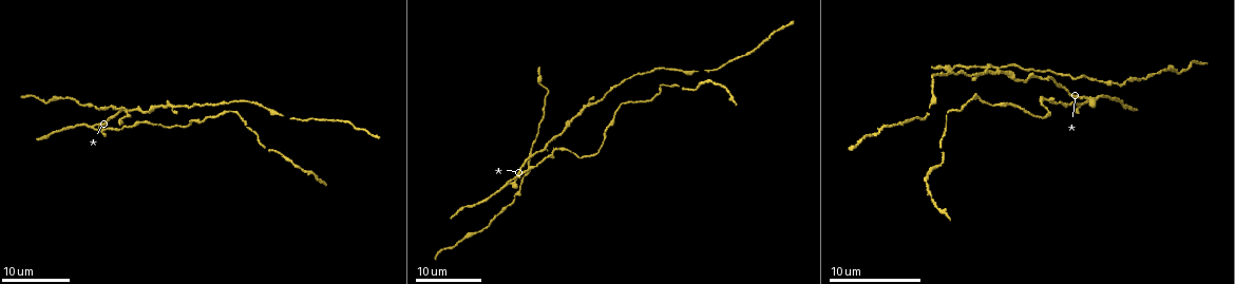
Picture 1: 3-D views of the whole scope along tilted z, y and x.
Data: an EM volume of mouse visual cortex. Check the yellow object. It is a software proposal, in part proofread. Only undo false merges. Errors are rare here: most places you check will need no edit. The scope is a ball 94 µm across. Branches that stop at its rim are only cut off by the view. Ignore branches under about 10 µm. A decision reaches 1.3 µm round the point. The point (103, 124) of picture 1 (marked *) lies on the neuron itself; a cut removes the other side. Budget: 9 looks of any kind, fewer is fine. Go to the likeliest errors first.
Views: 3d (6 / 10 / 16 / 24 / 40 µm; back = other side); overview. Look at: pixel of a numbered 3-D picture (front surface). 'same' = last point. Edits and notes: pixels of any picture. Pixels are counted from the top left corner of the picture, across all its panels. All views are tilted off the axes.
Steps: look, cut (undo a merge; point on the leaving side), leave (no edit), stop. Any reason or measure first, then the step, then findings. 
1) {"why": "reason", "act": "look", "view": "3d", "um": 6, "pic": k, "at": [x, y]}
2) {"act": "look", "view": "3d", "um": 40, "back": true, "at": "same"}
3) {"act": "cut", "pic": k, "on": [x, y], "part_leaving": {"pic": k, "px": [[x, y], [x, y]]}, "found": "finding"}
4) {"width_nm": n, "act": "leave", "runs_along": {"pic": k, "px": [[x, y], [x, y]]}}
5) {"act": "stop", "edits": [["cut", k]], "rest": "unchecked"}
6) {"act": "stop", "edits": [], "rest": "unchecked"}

{"why": "four arms meet", "act": "look", "view": "3d", "um": 16, "pic": 1, "at": [1053, 82]}

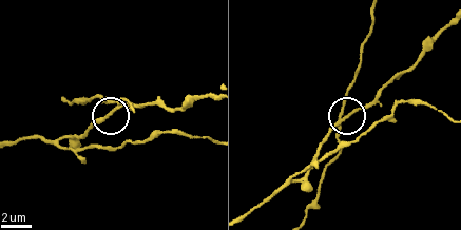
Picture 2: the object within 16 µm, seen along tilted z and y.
{"act": "look", "view": "3d", "um": 10, "pic": 2, "at": [348, 115]}

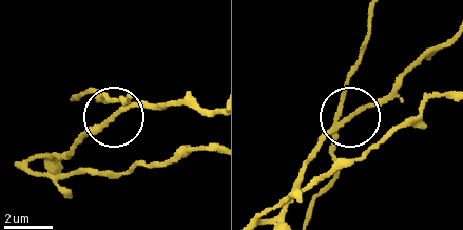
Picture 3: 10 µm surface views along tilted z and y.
{"side_arm_um": 27, "act": "leave", "runs_along": {"pic": 3, "px": [[64, 152], [111, 115], [94, 94]]}, "found": "one neuron here"}

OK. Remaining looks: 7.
{"act": "look", "view": "3d", "um": 24, "pic": 1, "at": [987, 71]}

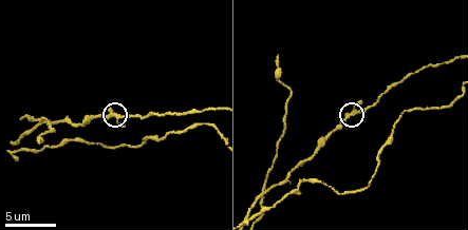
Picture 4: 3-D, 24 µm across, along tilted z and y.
{"why": "zoom in", "act": "look", "view": "3d", "um": 10, "pic": 4, "at": [116, 114]}

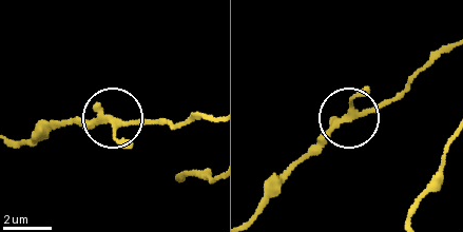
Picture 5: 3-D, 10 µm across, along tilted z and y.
{"arms": 3, "act": "leave", "runs_along": {"pic": 5, "px": [[251, 217], [338, 126], [380, 112], [413, 80]]}, "found": "continuous, no second neuron"}

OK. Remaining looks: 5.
{"why": "sudden change in width", "act": "look", "view": "3d", "um": 16, "pic": 1, "at": [244, 123]}

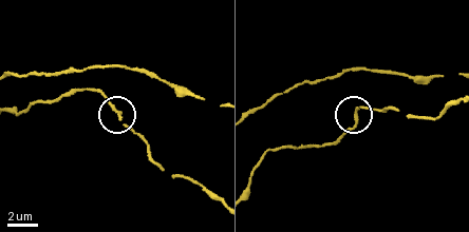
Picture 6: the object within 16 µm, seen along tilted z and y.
{"act": "look", "view": "3d", "um": 6, "pic": 6, "at": [119, 117]}

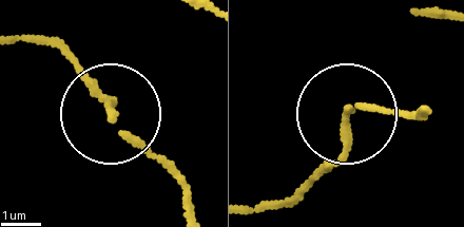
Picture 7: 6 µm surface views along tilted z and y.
{"act": "leave", "runs_along": {"pic": 7, "px": [[15, 41], [64, 53], [188, 188]]}, "found": "all the same neuron"}

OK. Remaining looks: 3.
{"why": "thick turns thin", "act": "look", "view": "3d", "um": 10, "pic": 4, "at": [144, 137]}

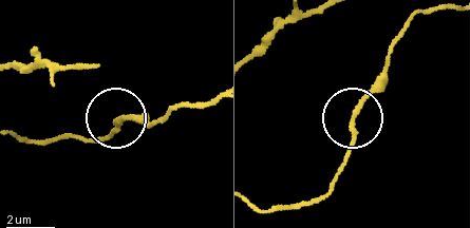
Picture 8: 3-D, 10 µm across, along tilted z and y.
{"act": "leave", "runs_along": {"pic": 8, "px": [[15, 135], [88, 143], [113, 132], [114, 120], [147, 118]]}, "found": "all the same neuron"}

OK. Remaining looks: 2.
{"act": "stop", "edits": [], "rest": "unchecked"}

